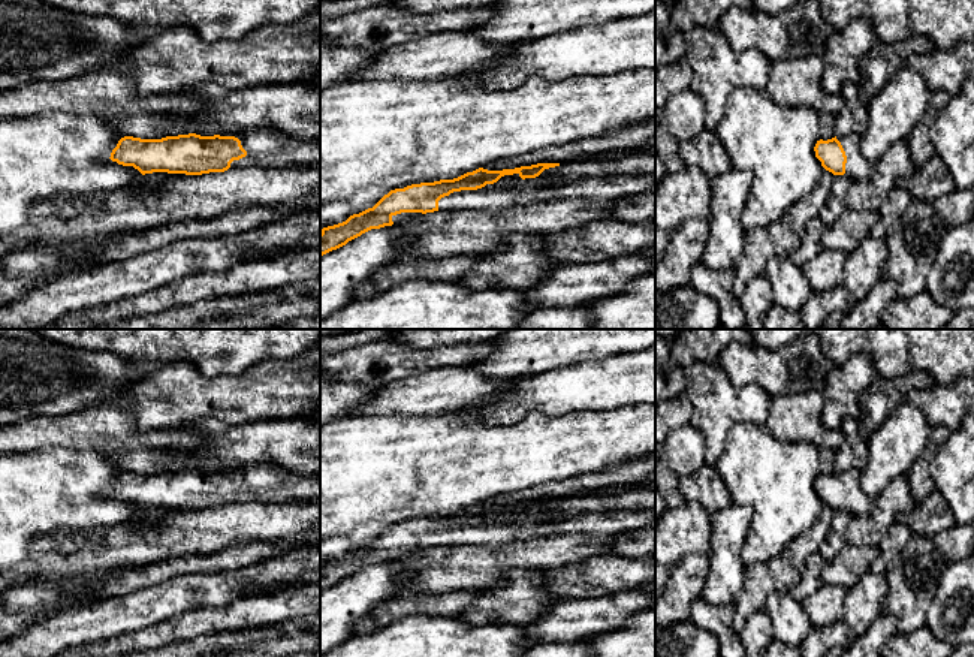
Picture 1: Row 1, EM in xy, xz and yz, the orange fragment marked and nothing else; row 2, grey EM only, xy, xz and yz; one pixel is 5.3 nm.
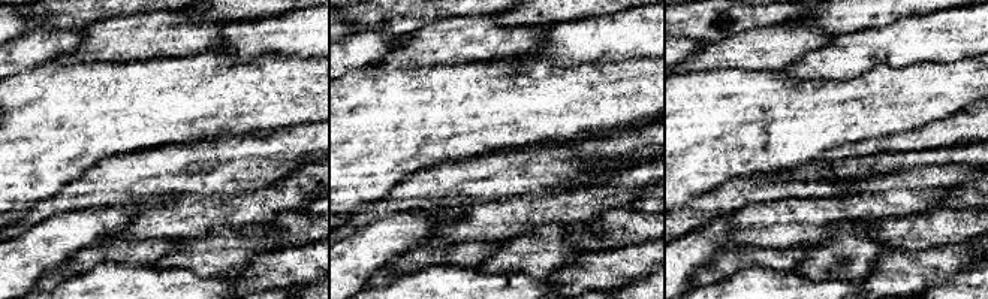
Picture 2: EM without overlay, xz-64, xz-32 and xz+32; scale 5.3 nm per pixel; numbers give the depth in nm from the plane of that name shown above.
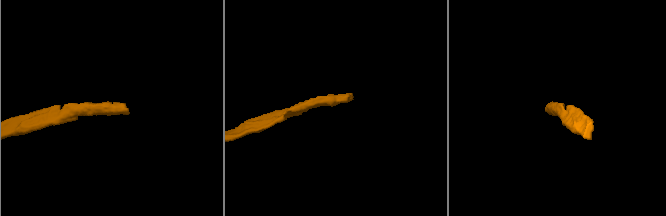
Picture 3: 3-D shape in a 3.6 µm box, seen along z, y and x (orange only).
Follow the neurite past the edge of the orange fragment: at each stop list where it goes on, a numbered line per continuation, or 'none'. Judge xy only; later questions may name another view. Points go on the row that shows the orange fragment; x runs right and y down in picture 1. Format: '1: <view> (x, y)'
1: xy (265, 148)

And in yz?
1: yz (858, 168)

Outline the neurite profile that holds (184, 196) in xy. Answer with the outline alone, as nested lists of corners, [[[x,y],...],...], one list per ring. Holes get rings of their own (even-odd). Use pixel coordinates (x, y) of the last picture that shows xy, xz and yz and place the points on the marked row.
[[[290,166],[286,169],[227,169],[202,175],[175,174],[159,189],[145,189],[142,181],[115,193],[63,195],[33,207],[30,223],[37,229],[34,248],[52,250],[94,235],[144,230],[190,219],[214,219],[230,210],[256,205],[277,207],[298,204],[320,195],[320,166]]]

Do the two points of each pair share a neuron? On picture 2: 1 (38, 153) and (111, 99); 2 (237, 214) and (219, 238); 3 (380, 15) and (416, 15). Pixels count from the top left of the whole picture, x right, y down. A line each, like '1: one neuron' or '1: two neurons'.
1: one neuron
2: two neurons
3: one neuron

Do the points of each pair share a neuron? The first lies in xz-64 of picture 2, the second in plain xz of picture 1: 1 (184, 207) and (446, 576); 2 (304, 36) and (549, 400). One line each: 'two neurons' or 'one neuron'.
1: one neuron
2: one neuron

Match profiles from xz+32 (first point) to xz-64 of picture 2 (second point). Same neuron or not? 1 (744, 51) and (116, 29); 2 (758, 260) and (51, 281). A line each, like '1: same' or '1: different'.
1: same
2: same

